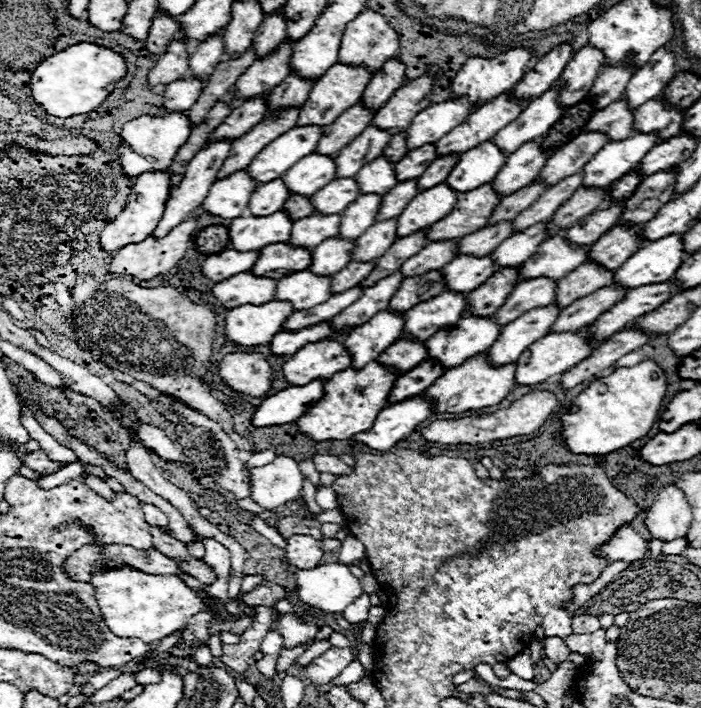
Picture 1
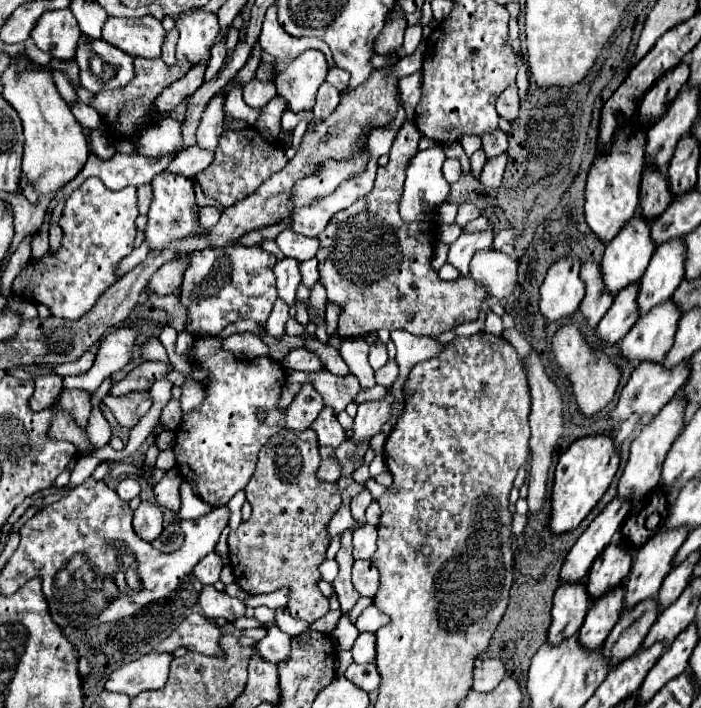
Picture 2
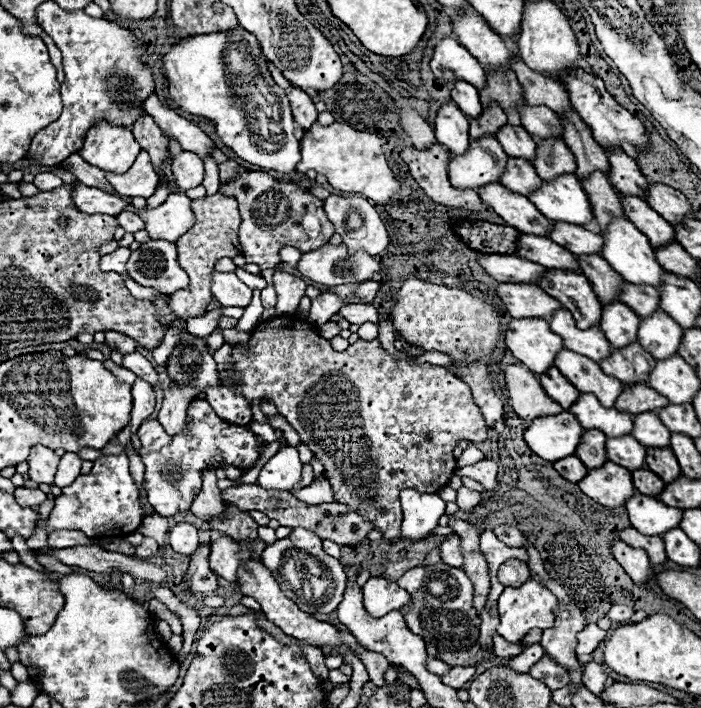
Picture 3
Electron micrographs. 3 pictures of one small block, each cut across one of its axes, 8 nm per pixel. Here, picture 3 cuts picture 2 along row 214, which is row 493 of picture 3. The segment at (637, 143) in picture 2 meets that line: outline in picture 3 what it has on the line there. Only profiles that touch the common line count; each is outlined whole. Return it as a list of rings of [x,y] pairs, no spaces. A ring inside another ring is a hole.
[[[604,462],[602,468],[588,470],[578,486],[586,496],[606,508],[622,506],[634,492],[632,472],[624,470],[624,466],[616,466],[614,462]]]

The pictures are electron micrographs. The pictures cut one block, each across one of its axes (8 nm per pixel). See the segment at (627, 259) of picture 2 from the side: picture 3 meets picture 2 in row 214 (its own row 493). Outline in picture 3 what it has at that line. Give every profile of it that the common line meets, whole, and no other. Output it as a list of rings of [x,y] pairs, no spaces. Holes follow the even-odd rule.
[[[634,492],[628,498],[626,510],[632,526],[648,536],[662,536],[666,530],[676,528],[682,520],[682,510],[672,510],[672,506],[664,506],[658,498],[640,492]]]

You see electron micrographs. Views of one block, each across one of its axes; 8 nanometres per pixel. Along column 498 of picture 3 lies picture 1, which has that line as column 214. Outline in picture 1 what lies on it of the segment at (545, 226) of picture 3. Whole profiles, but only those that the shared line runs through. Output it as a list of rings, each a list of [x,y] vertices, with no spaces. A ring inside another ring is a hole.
[[[234,172],[228,178],[214,182],[202,208],[214,216],[234,220],[246,208],[250,194],[256,190],[256,182],[246,172]]]

